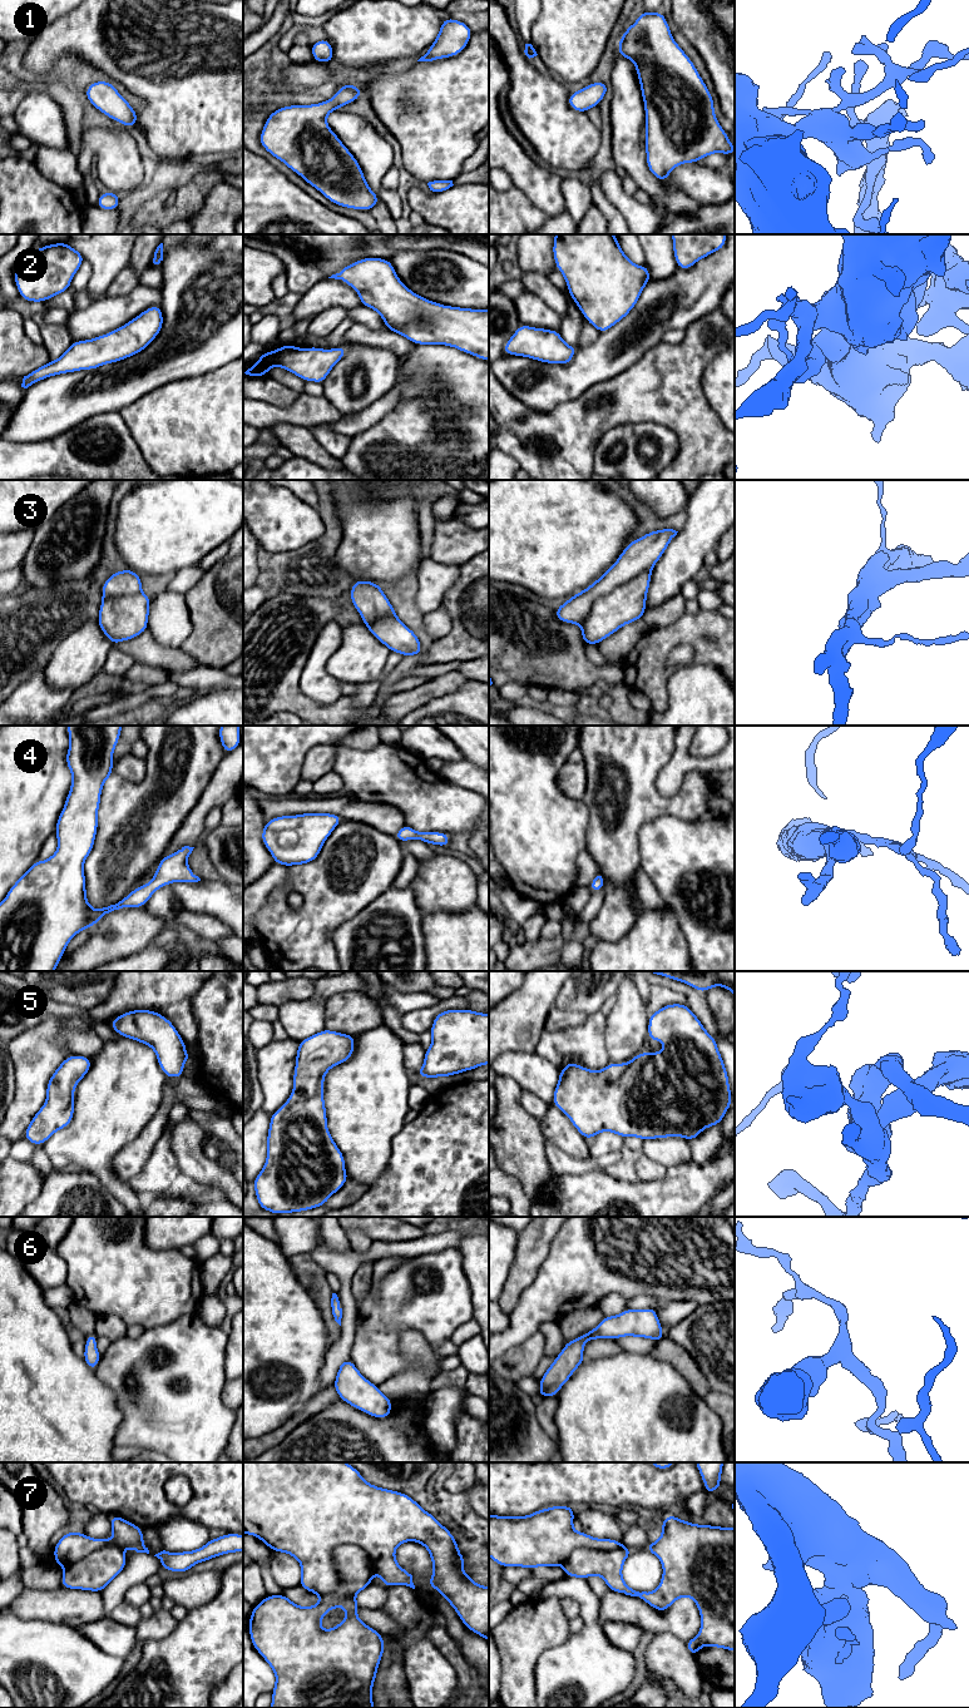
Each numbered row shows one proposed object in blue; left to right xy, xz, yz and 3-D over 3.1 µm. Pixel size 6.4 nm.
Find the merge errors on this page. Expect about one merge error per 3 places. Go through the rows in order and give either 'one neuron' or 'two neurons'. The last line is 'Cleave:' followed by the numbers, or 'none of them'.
1: one neuron
2: one neuron
3: one neuron
4: one neuron
5: one neuron
6: one neuron
7: one neuron
Cleave: none of them

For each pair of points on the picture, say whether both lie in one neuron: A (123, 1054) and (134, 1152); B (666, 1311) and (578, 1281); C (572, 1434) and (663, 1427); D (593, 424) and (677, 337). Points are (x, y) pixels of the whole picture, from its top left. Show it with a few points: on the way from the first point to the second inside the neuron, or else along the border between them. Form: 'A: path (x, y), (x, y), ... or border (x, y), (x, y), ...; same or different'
A: border (152, 1118), (115, 1154), (113, 1162); different
B: border (691, 1300), (662, 1303); different
C: path (594, 1434), (641, 1434); same
D: border (685, 330), (685, 336), (678, 342), (663, 341); different

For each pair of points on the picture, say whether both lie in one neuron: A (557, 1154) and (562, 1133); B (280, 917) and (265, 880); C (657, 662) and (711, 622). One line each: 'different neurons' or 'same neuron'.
A: different neurons
B: different neurons
C: same neuron

